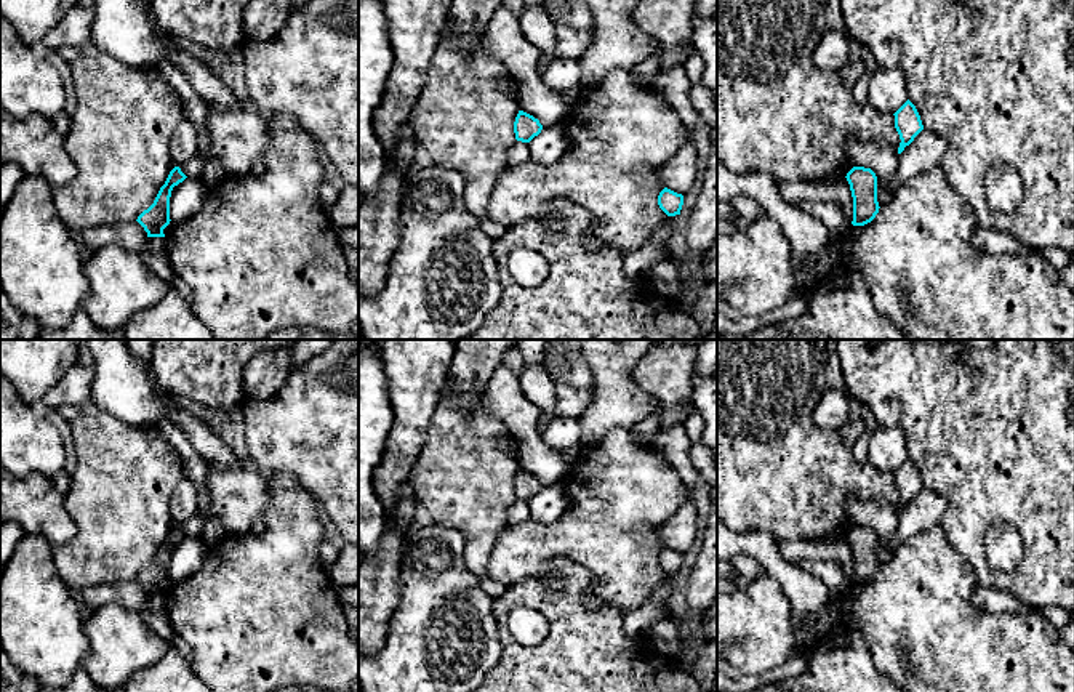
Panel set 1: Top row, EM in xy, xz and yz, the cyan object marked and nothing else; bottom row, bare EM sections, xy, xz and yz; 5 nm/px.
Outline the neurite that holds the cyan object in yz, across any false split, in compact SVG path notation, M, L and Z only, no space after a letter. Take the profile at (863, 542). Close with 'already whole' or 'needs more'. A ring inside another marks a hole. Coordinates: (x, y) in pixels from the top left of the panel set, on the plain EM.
M853 525L847 532L853 556L853 585L864 585L871 581L879 572L877 561L877 535L871 527Z | already whole

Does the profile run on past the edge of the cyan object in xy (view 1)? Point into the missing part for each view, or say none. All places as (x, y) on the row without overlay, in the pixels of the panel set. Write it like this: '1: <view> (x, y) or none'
1: none

